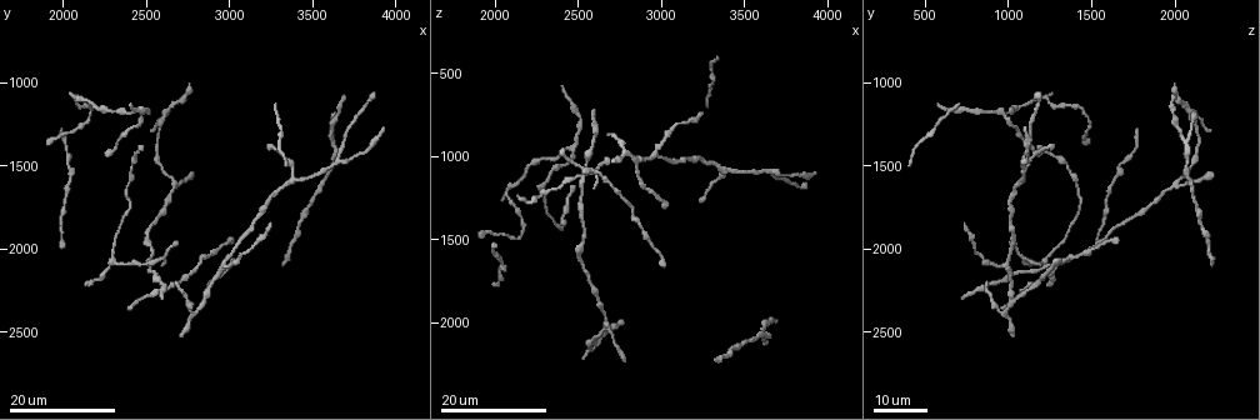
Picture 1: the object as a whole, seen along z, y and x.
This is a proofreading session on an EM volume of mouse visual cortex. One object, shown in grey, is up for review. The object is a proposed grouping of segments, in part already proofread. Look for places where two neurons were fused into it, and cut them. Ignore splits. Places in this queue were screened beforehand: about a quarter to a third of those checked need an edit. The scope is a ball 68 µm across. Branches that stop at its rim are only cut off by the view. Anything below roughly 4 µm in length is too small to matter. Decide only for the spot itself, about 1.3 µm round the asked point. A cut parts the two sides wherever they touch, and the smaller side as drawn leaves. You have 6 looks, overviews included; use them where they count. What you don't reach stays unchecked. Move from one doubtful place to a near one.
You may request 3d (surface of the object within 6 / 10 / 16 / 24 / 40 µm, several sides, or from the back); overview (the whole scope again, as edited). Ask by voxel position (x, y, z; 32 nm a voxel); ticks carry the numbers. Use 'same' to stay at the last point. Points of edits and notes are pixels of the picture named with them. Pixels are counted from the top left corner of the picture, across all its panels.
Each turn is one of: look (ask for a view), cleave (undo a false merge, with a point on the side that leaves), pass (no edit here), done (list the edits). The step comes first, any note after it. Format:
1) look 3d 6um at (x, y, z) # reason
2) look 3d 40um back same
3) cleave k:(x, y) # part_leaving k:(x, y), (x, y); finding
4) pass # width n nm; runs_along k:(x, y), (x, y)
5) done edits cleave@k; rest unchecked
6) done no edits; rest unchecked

look 3d 24um at (3660, 1460, 1080) # three arms meet

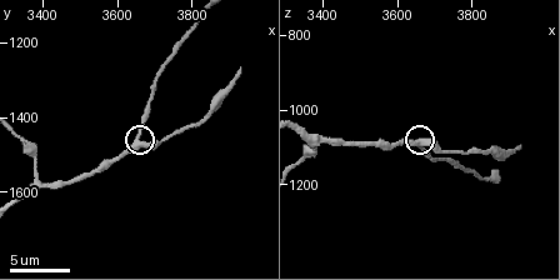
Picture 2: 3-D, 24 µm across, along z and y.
look 3d 6um at (3660, 1460, 1090)

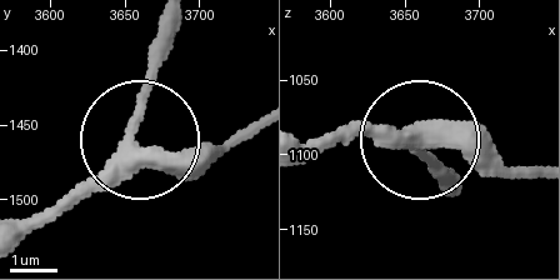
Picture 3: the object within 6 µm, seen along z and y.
pass # width 350 nm; continuous, no second neuron

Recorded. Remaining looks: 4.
look 3d 16um at (2680, 1600, 2000) # three-way junction

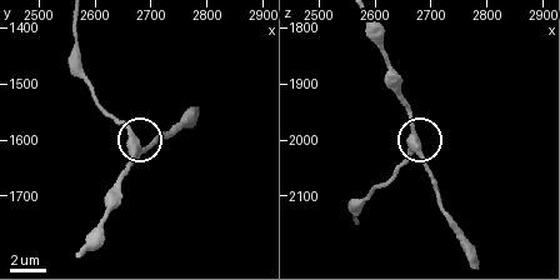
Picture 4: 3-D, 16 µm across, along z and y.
look 3d 6um at (2675, 1615, 2015)

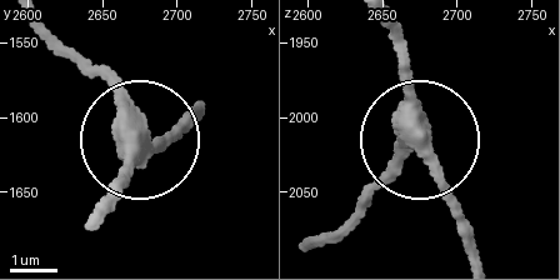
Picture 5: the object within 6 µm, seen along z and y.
pass # arms 3; runs_along 5:(379, 21), (403, 58), (408, 129), (463, 233); one neuron here

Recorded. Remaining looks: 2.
look 3d 24um at (2300, 2060, 1220) # looks like a crossing

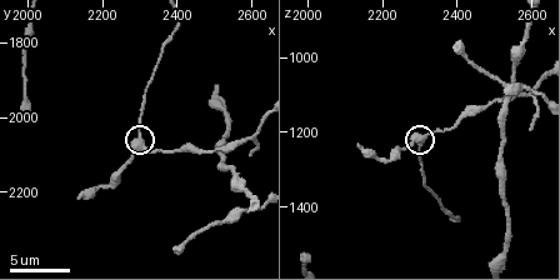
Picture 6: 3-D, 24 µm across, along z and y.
look 3d 6um at (2310, 2080, 1210) # closer look

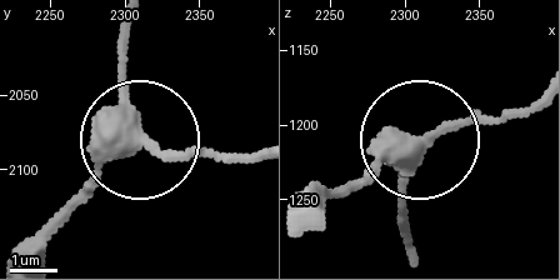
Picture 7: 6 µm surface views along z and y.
pass # arms 4; runs_along 7:(410, 256), (399, 184), (410, 136), (343, 193); continuous, no second neuron

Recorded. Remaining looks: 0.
done no edits; rest unchecked

